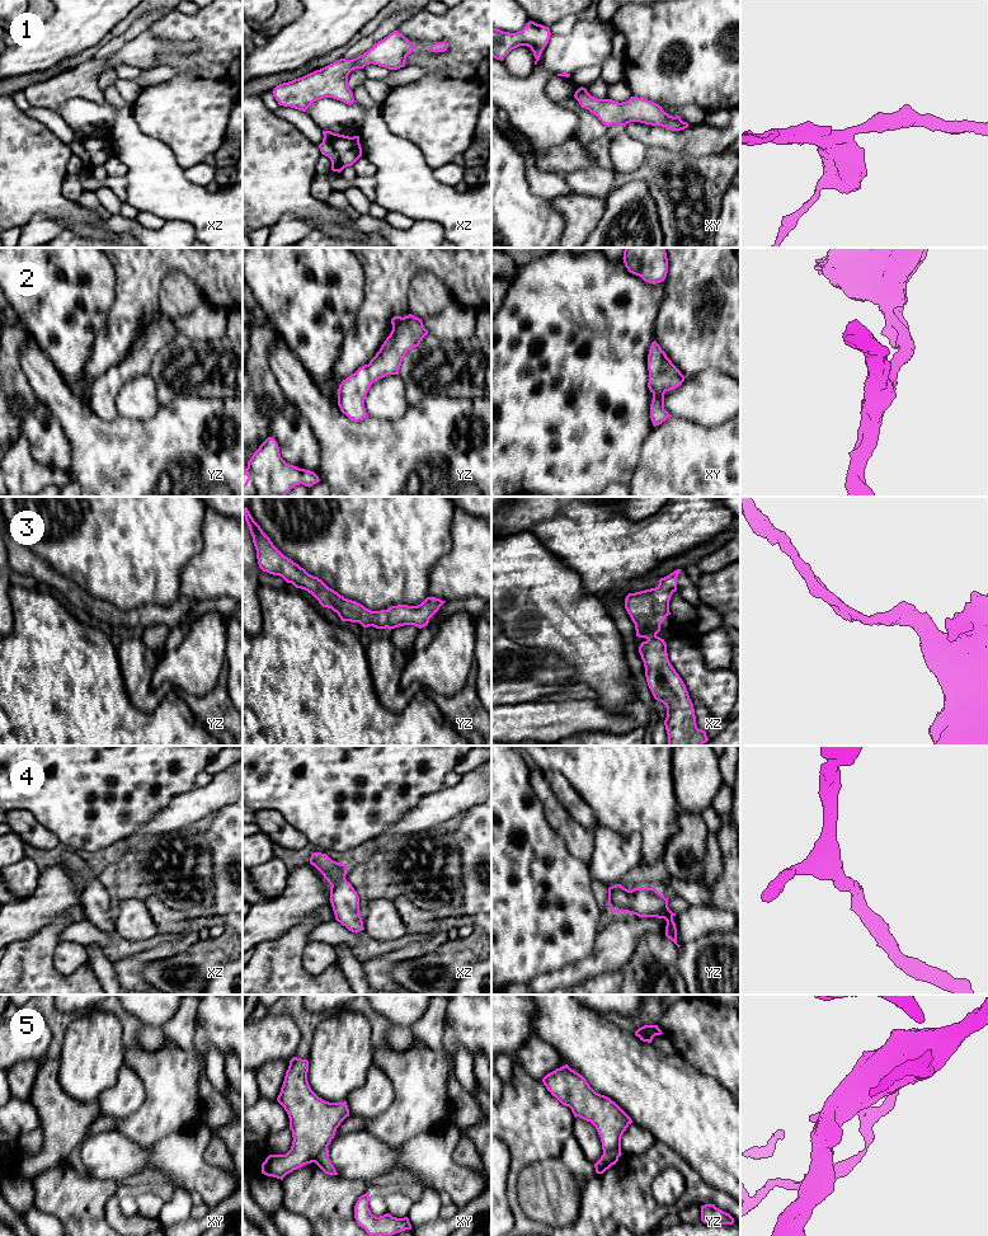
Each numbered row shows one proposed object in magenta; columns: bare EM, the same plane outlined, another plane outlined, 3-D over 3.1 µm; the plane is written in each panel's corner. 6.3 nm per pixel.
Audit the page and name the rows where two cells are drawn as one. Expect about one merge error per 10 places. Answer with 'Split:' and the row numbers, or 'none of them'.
Split: 5

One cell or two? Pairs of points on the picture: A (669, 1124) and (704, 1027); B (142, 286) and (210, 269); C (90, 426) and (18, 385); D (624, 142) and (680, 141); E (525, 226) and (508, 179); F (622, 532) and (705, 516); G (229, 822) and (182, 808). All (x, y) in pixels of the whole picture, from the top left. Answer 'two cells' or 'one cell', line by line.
A: two cells
B: one cell
C: two cells
D: two cells
E: one cell
F: one cell
G: two cells

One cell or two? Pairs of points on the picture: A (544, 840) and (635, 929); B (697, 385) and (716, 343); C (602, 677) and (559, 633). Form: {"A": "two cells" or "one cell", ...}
{"A": "two cells", "B": "two cells", "C": "one cell"}

